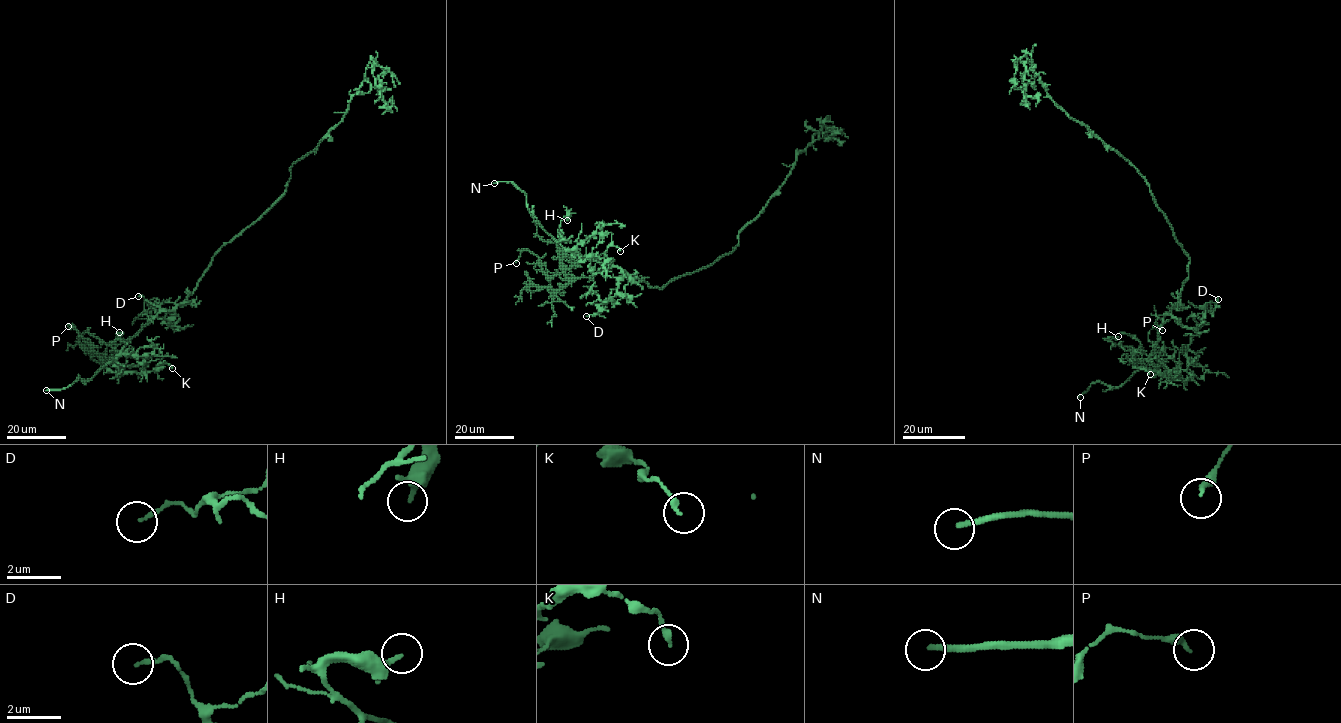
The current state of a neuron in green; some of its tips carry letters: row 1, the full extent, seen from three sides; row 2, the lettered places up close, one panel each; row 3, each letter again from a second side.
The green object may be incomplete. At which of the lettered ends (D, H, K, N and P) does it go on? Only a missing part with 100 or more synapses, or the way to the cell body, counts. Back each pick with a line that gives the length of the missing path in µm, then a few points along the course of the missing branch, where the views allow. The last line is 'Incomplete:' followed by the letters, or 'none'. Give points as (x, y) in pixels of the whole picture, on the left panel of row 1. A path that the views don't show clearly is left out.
N: Missing length about 10 µm. Course of what is missing: (46, 390), (33, 390), (22, 384)
Incomplete: N

